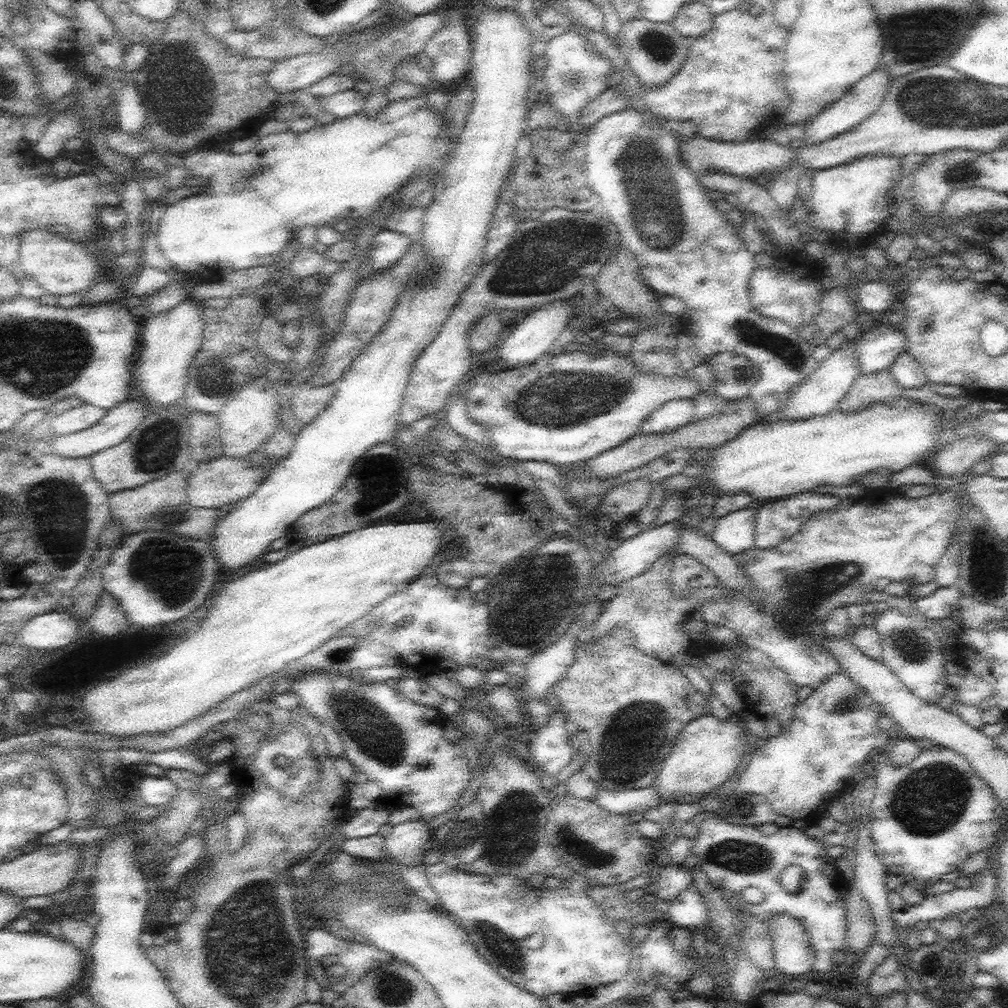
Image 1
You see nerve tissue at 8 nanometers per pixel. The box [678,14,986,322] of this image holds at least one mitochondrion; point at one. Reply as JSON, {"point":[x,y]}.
{"point":[960,171]}

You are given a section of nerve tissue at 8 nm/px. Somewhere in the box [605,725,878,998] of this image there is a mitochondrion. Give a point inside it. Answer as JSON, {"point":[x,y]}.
{"point":[742,856]}

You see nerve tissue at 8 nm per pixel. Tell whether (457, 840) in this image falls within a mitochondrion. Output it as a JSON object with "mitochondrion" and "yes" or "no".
{"mitochondrion":"yes"}

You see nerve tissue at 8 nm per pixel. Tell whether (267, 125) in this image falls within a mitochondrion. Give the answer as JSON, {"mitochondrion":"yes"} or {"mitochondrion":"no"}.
{"mitochondrion":"no"}

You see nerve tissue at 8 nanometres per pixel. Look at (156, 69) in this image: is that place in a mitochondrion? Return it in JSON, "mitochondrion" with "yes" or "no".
{"mitochondrion":"no"}

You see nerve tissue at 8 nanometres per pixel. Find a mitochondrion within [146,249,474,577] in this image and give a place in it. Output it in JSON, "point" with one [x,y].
{"point":[211,380]}

